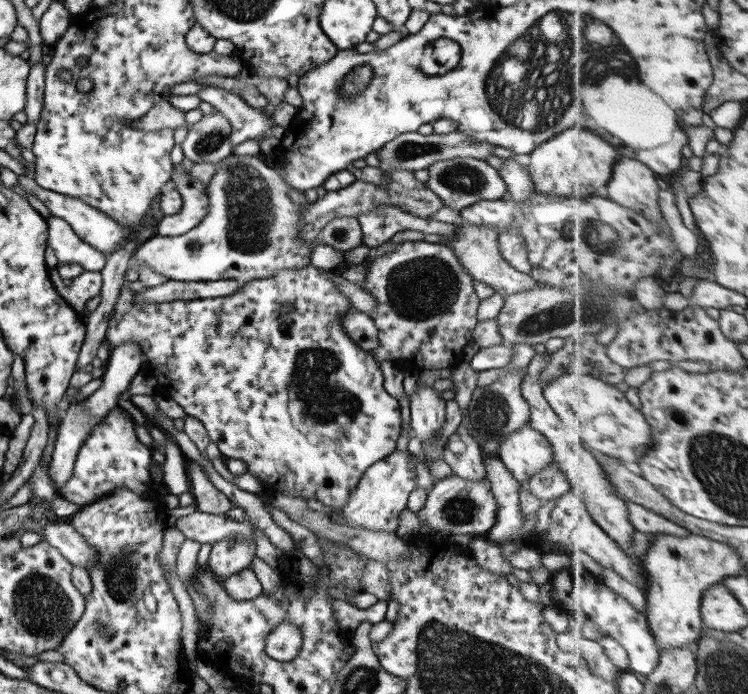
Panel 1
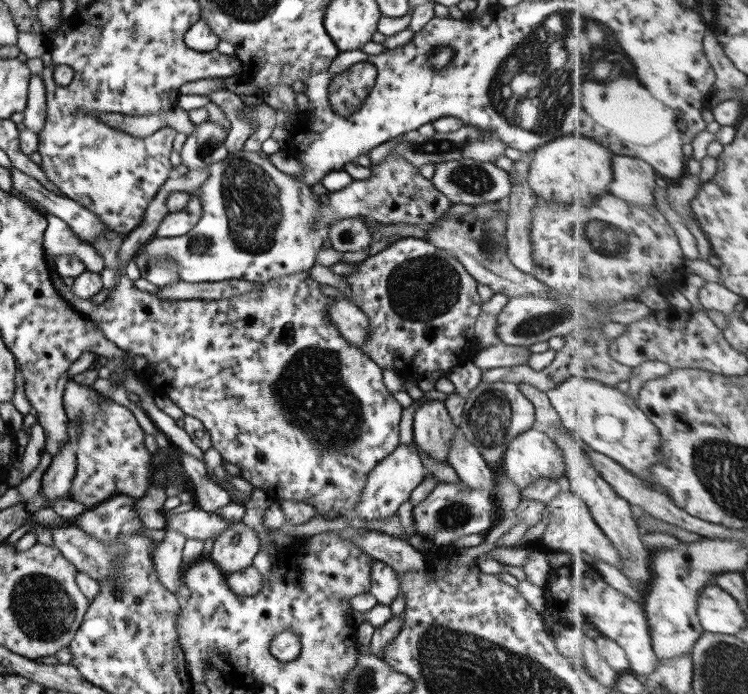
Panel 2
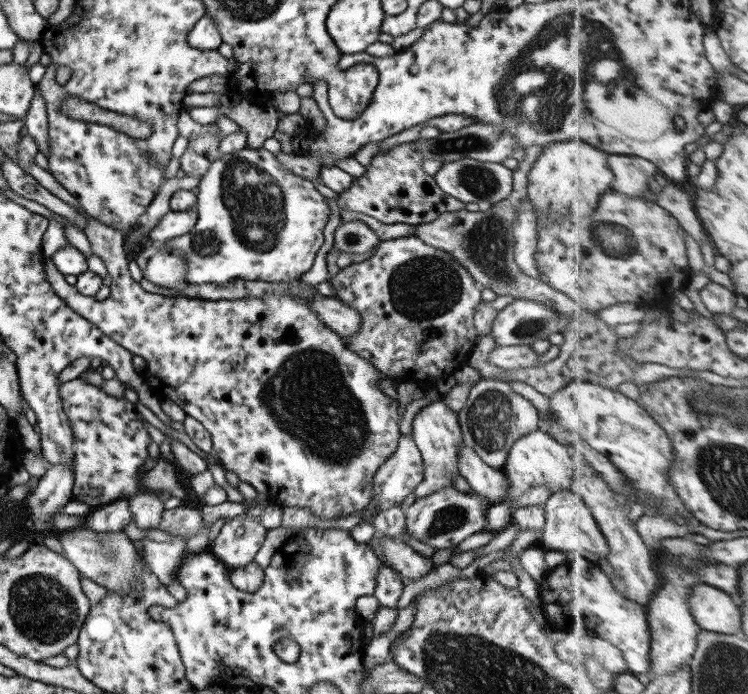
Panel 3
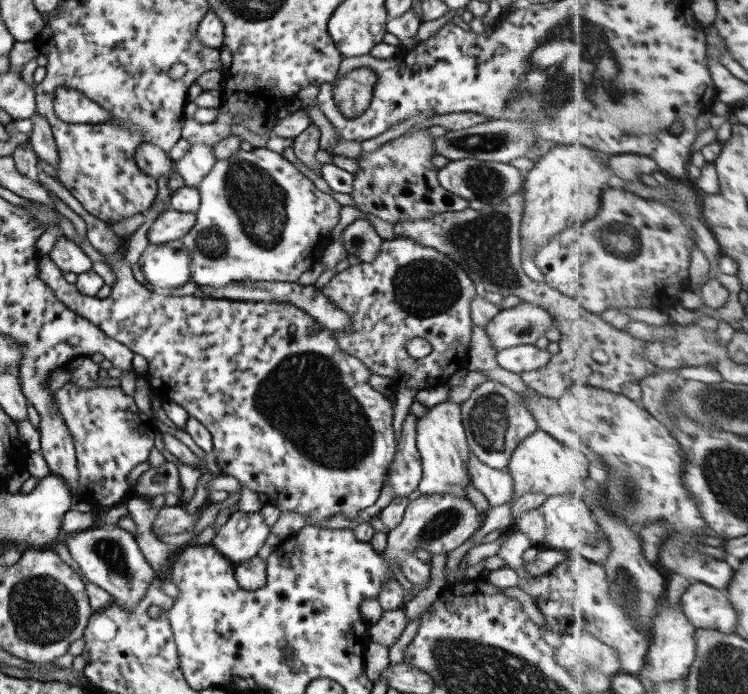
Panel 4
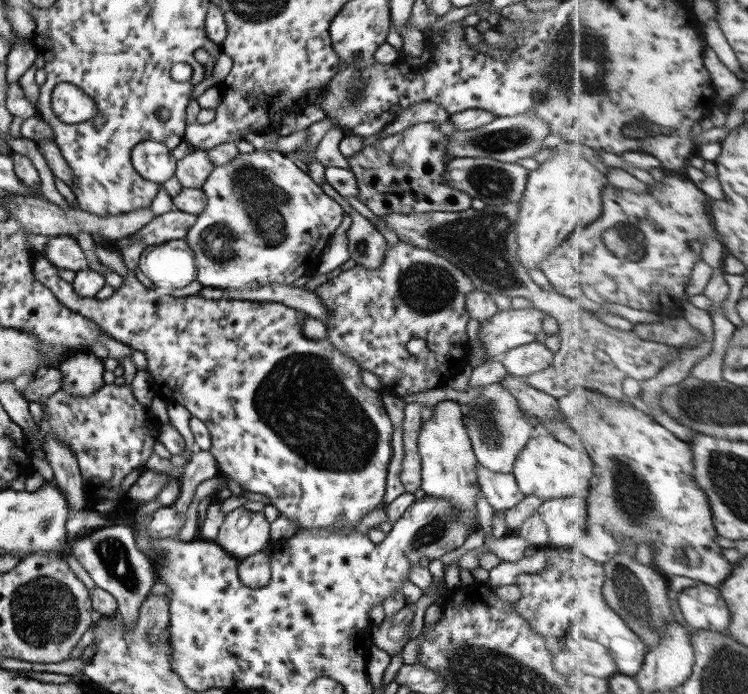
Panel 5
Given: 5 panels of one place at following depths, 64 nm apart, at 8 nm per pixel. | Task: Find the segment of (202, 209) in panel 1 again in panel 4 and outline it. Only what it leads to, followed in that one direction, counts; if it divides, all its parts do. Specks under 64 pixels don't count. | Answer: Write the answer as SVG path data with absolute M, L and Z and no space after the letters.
M166 210L152 222L147 232L150 243L161 245L182 238L196 222L196 213Z

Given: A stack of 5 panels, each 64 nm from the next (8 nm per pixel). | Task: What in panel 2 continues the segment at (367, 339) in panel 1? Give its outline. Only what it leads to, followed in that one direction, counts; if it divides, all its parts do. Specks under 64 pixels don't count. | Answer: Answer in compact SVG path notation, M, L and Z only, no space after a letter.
M340 297L334 301L327 308L327 316L351 345L359 348L368 338L368 317L350 300Z

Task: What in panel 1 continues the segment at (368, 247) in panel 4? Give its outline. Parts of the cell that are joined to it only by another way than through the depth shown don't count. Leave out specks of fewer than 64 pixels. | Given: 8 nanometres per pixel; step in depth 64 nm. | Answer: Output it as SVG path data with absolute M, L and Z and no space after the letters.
M341 216L328 221L322 231L320 243L336 250L350 251L363 244L363 230L356 217Z

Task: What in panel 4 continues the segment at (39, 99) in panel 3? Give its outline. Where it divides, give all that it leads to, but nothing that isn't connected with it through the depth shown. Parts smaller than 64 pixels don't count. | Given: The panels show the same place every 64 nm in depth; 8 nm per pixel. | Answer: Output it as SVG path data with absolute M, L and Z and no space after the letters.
M37 110L30 119L34 122L34 128L29 139L34 153L40 159L48 162L50 166L55 169L59 168L60 159L49 122Z

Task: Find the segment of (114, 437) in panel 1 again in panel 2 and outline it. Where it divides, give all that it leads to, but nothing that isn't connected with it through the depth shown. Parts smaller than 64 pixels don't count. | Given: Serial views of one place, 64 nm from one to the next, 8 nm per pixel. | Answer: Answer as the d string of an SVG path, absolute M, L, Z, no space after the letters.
M72 379L64 385L62 405L64 405L66 416L76 427L76 433L78 433L77 448L75 450L77 465L74 479L71 480L68 498L90 509L120 494L126 494L137 499L144 496L153 484L152 458L154 454L146 449L144 445L145 432L132 411L112 399L105 399L90 386L75 383Z

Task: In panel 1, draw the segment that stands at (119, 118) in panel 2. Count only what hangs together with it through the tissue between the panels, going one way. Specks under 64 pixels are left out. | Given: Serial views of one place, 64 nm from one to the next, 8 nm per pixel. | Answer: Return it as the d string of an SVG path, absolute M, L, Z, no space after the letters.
M169 102L155 104L141 119L135 120L131 126L144 132L158 131L162 128L174 130L180 128L180 126L184 126L184 128L190 127L185 112L174 108Z

